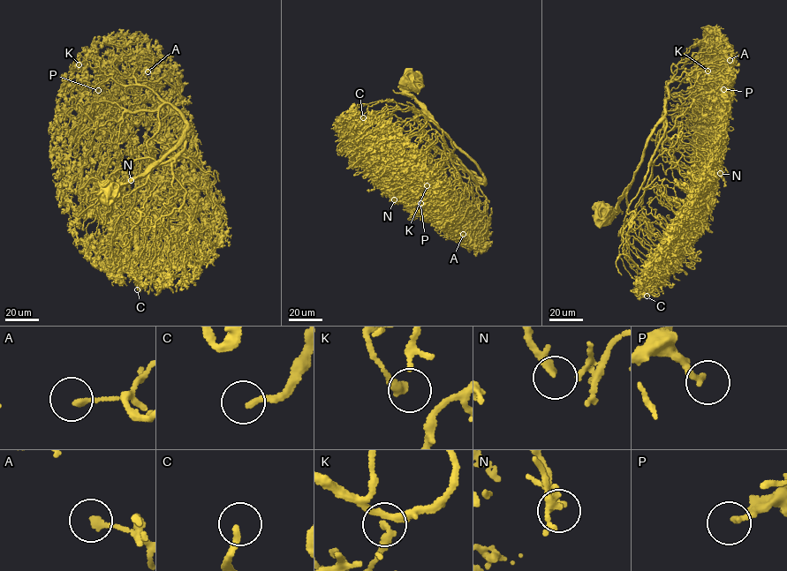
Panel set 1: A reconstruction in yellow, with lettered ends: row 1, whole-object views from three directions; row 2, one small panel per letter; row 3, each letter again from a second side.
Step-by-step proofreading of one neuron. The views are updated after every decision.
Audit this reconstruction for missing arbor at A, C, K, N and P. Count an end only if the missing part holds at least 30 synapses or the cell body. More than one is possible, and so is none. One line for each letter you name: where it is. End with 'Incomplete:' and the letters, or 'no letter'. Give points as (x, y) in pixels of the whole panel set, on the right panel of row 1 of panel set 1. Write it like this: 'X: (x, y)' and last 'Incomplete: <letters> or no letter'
C: (647, 296)
Incomplete: C

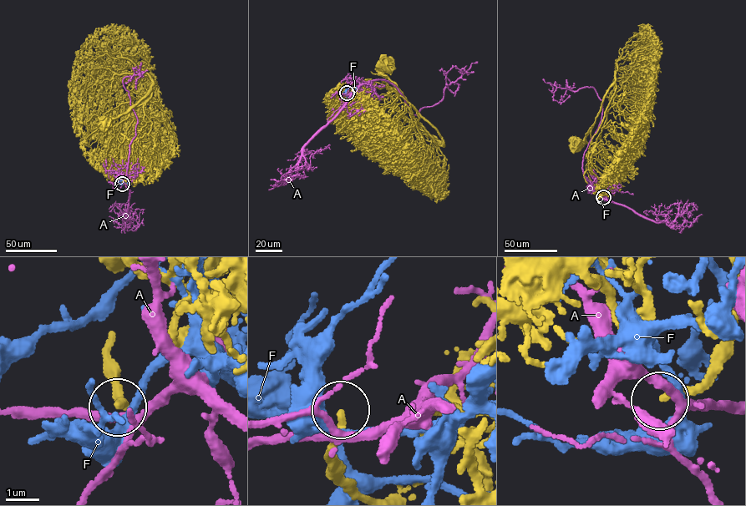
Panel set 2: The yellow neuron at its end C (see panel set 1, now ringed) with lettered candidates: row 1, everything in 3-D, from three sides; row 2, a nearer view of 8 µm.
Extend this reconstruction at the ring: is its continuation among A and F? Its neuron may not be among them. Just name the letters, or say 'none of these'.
none of these

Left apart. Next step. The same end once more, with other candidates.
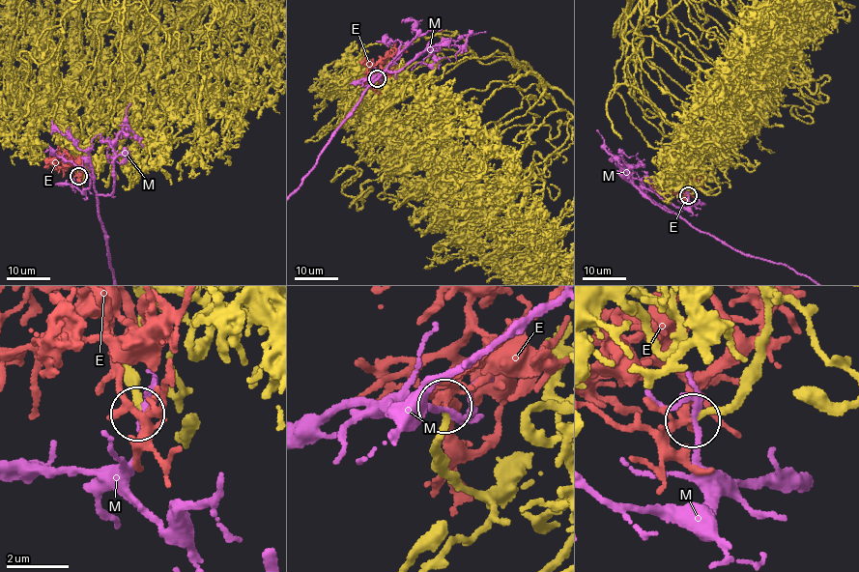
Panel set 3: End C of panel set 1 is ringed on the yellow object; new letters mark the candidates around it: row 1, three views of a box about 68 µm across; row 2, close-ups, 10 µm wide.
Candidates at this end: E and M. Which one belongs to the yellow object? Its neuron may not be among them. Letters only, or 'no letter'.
E

